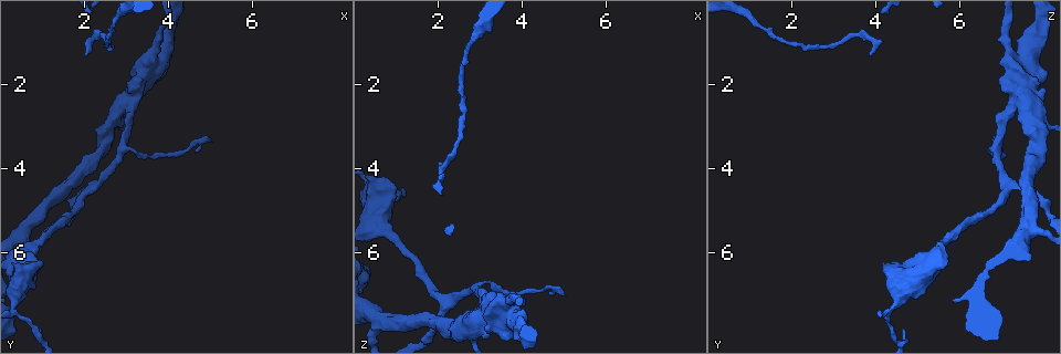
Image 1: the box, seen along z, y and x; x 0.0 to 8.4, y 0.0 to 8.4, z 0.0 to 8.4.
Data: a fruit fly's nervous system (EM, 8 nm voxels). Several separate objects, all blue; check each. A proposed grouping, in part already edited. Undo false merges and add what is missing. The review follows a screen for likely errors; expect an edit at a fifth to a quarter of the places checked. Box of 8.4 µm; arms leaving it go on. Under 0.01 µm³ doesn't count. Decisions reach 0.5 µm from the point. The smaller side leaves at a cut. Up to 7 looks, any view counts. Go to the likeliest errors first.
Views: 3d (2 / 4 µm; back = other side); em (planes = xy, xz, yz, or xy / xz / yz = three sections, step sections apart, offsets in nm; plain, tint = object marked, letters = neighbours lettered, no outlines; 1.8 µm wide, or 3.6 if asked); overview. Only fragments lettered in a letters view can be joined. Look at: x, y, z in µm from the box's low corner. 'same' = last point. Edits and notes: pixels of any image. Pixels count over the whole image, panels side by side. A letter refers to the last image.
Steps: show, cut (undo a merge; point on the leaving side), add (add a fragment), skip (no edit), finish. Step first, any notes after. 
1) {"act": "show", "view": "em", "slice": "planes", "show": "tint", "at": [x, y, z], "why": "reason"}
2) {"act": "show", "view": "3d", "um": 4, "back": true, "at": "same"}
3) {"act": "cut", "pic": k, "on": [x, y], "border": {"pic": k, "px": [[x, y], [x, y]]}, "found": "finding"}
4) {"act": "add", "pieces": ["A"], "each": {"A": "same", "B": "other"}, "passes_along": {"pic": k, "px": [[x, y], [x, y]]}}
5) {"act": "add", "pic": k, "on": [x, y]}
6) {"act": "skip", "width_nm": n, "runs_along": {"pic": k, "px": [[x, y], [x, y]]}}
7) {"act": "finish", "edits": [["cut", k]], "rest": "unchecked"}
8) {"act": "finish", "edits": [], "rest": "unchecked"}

{"act": "show", "view": "em", "slice": "planes", "show": "letters", "at": [2.05, 1.30, 3.90], "why": "an open end"}

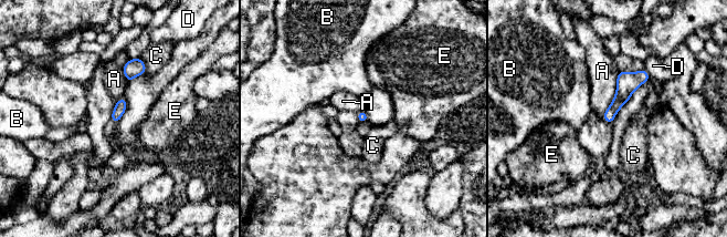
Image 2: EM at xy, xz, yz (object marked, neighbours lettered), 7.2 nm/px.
{"act": "skip", "longest_contact_nm": ["A", 340], "each": {"A": "other", "B": "other", "C": "other", "D": "other", "E": "other"}, "runs_along": {"pic": 2, "px": [[643, 73], [622, 94], [607, 117]]}, "found": "none of them fits"}

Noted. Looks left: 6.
{"act": "show", "view": "em", "slice": "planes", "show": "letters", "at": [2.90, 2.45, 7.50], "why": "arms run side by side"}

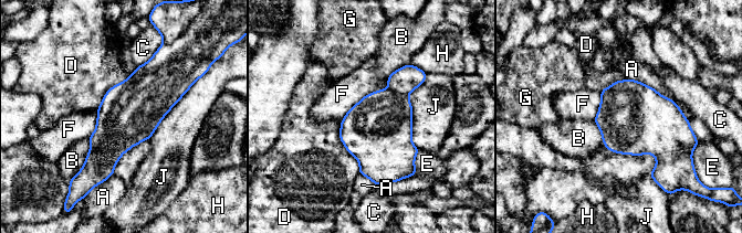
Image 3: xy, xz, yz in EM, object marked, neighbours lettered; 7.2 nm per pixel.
{"act": "cut", "pic": 3, "on": [405, 80], "each": {"A": "other", "B": "other", "C": "other", "D": "other", "E": "other", "F": "other", "G": "other", "H": "other", "J": "other"}, "border": {"pic": 3, "px": [[388, 87], [407, 95]]}, "found": "two neurons meet here"}

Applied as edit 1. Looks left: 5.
{"act": "show", "view": "em", "slice": "xy", "step": 8, "show": "tint", "at": [0.55, 5.45, 7.70], "why": "three arms meet"}

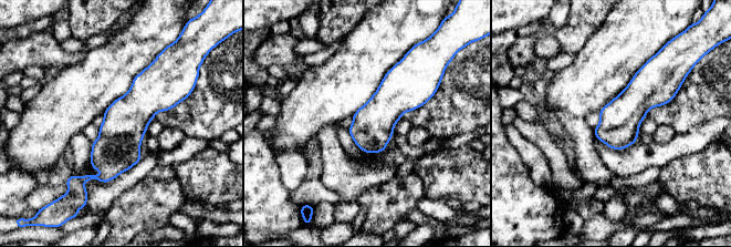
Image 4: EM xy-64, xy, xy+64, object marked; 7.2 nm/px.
{"act": "show", "view": "em", "slice": "xy", "step": 8, "show": "letters", "at": "same"}

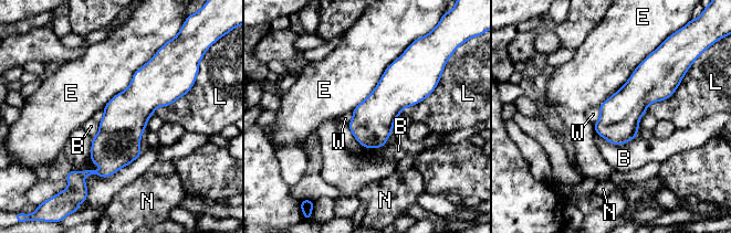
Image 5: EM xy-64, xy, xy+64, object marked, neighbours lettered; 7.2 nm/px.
{"act": "skip", "each": {"B": "other", "E": "other", "L": "other", "N": "other", "W": "other"}, "found": "all the same neuron"}

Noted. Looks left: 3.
{"act": "finish", "edits": [["cut", 3]], "rest": "unchecked"}

